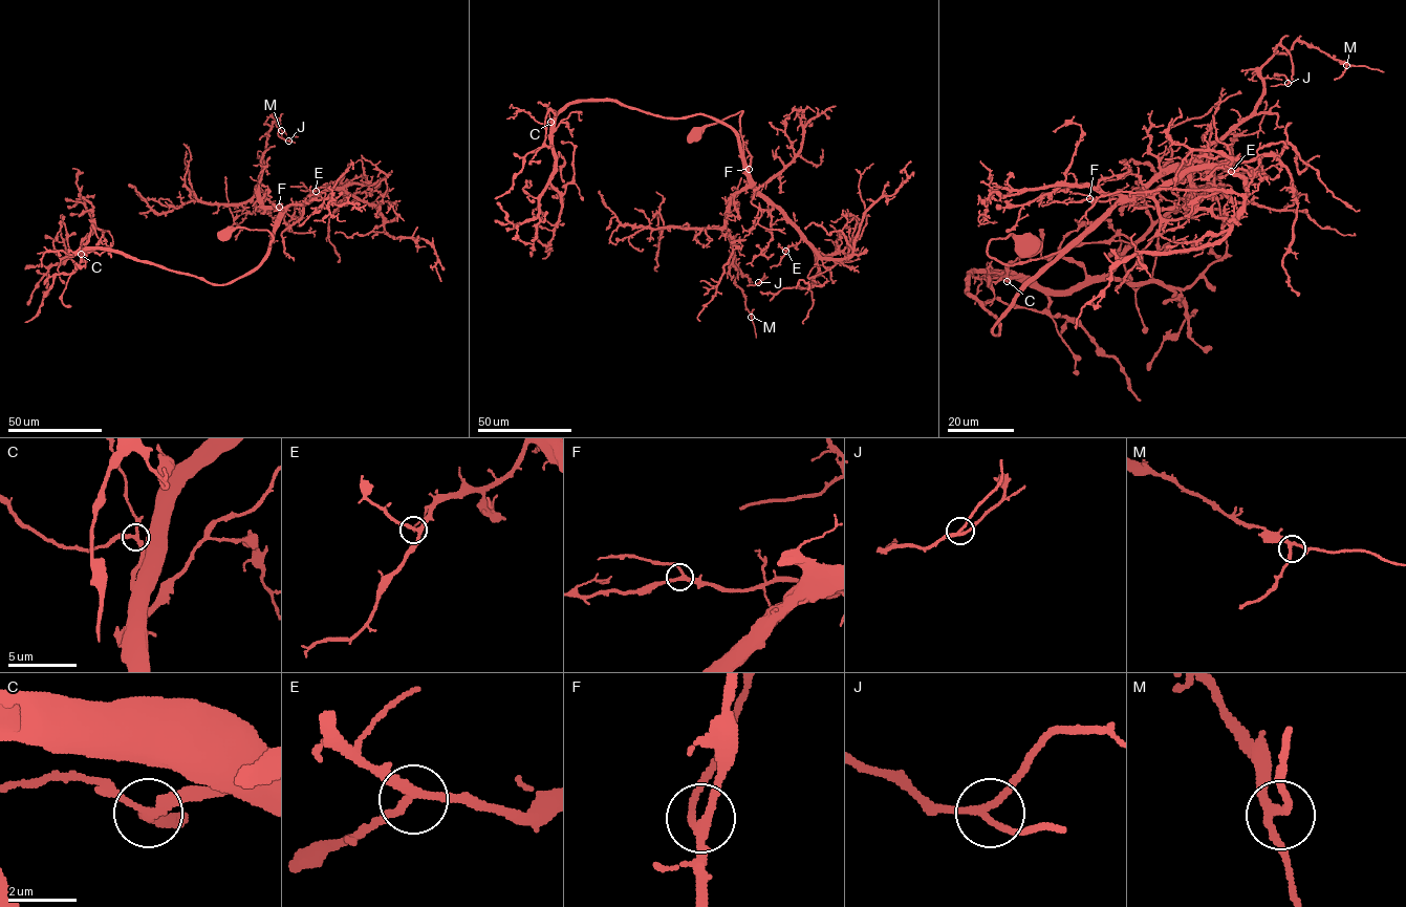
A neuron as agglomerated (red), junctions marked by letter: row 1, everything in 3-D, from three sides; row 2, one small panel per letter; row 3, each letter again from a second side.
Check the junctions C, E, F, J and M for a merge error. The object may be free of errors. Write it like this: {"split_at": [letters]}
{"split_at": []}

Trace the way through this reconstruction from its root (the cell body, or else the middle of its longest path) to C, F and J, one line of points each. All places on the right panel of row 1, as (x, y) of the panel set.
C: (1028, 247), (1012, 235), (989, 243), (1009, 264), (1061, 252), (994, 335), (969, 277), (1006, 280)
F: (1028, 247), (1010, 235), (993, 239), (987, 252), (1006, 264), (1015, 264), (1063, 250), (1118, 200), (1089, 198)
J: (1028, 247), (1010, 235), (987, 252), (1009, 264), (1057, 253), (1193, 163), (1254, 110), (1278, 45), (1288, 83)

